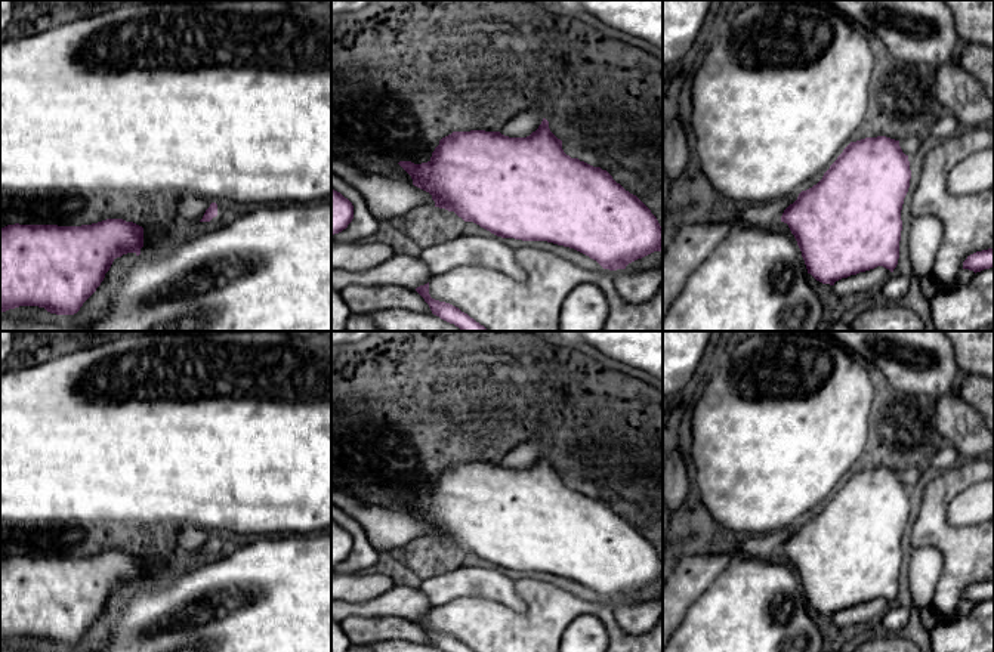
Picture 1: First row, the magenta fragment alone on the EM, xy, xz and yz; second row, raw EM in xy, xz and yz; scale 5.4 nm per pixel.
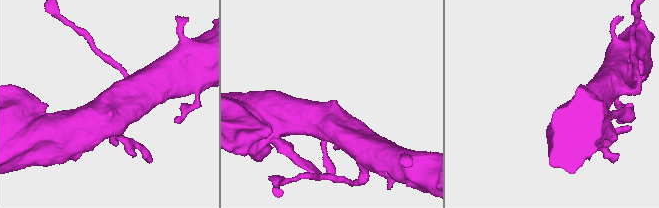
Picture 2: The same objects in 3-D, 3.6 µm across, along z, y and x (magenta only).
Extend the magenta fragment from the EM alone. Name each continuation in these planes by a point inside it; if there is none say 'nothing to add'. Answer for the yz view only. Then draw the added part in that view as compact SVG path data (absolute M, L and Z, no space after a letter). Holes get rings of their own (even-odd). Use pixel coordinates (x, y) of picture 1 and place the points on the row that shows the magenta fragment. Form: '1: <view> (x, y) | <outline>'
nothing to add

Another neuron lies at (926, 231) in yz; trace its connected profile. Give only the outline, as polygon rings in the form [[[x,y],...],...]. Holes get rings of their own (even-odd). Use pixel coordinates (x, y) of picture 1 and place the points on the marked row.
[[[935,216],[913,217],[910,228],[911,260],[922,279],[932,275],[933,262],[942,238],[942,225]]]

